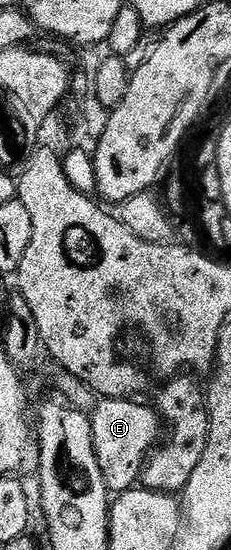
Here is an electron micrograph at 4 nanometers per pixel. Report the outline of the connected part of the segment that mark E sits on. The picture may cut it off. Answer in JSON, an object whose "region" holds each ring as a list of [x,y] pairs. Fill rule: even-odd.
{"region":[[[101,398],[98,406],[91,410],[95,456],[99,460],[99,472],[103,472],[103,484],[107,484],[110,495],[116,496],[134,489],[141,481],[141,469],[163,438],[163,419],[152,405],[144,406],[141,400],[131,398]]]}

